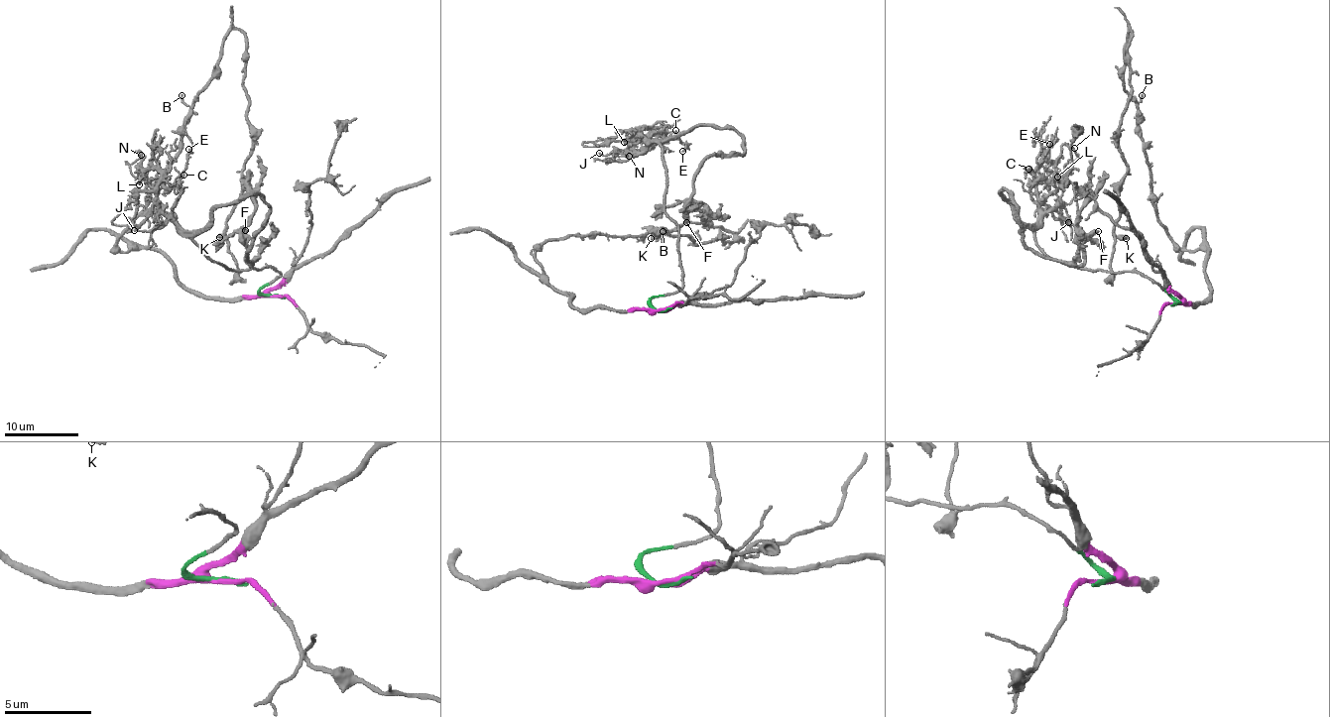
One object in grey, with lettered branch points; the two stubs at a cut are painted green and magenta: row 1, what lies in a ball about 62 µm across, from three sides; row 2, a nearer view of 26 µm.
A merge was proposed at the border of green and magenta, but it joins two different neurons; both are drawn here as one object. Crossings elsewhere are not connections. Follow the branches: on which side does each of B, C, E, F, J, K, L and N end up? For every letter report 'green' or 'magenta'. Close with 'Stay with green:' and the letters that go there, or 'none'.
B: magenta
C: green
E: green
F: green
J: green
K: magenta
L: green
N: green
Stay with green: C, E, F, J, L, N

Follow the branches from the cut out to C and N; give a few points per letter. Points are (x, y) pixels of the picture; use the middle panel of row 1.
C: (660, 310), (652, 299), (674, 294), (683, 277), (677, 226), (664, 207), (661, 145), (648, 138), (676, 130)
N: (660, 310), (652, 299), (674, 294), (683, 277), (677, 226), (664, 207), (664, 151), (642, 128), (629, 156)

